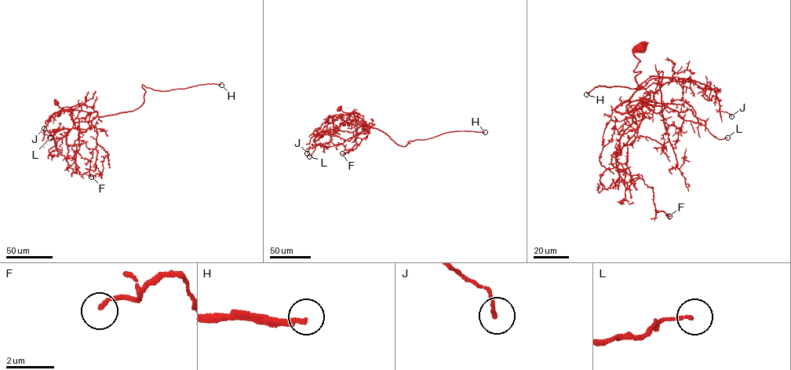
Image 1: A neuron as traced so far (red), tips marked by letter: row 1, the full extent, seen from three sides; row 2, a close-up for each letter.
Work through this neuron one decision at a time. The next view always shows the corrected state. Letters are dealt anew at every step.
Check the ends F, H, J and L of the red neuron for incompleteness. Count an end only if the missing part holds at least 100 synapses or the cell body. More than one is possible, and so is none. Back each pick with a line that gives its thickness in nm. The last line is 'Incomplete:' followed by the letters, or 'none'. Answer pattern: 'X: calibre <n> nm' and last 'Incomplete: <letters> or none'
H: calibre 180 nm
Incomplete: H

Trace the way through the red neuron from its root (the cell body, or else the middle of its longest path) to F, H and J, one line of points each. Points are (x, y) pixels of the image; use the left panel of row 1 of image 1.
F: (122, 112), (96, 116), (92, 120), (96, 128), (96, 143), (108, 155), (103, 158), (102, 173), (91, 177)
H: (122, 112), (133, 111), (143, 103), (145, 91), (142, 85), (163, 91), (208, 83), (221, 85)
J: (122, 112), (97, 116), (97, 111), (80, 104), (54, 113), (44, 128)

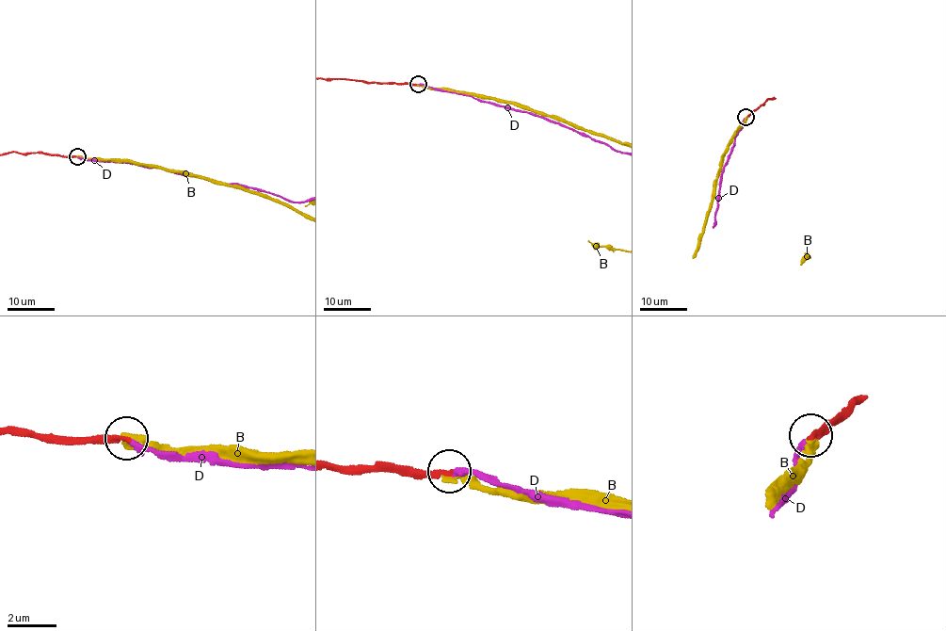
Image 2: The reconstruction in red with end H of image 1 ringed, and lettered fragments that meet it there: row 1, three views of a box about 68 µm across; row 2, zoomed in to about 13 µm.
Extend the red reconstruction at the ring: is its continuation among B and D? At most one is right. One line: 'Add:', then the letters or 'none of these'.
Add: D

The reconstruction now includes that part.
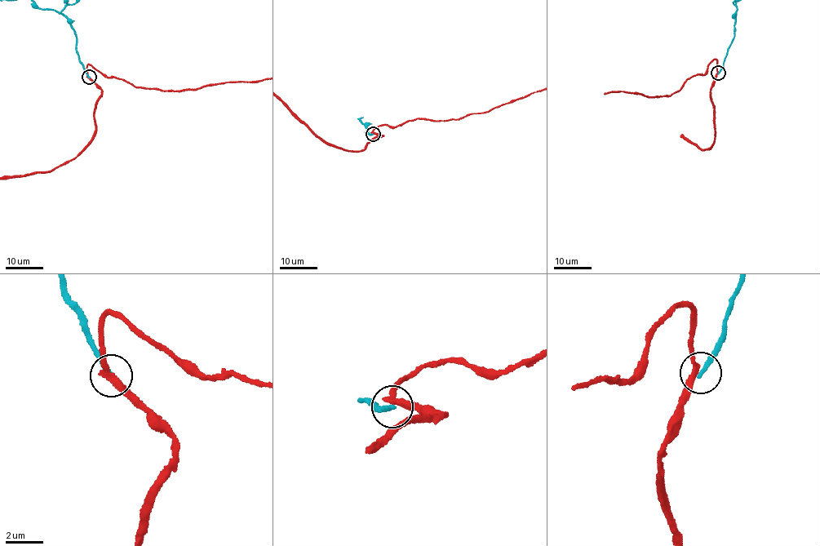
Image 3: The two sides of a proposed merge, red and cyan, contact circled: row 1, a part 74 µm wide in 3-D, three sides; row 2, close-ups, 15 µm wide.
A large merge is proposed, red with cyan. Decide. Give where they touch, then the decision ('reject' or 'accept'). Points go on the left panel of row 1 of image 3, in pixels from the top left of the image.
place (89, 77); reject

